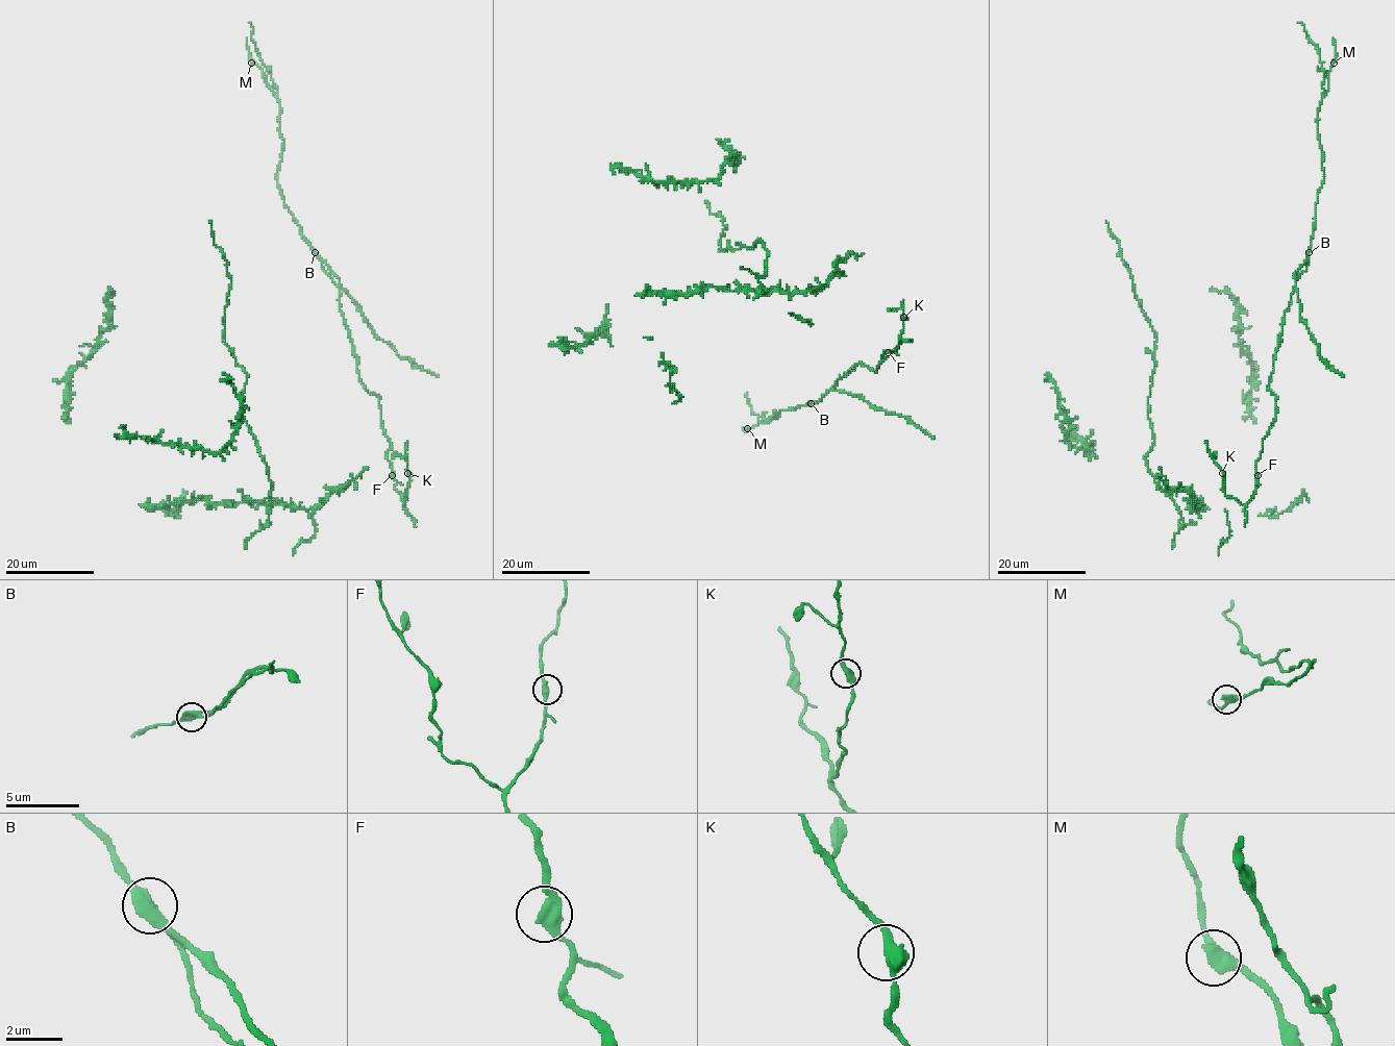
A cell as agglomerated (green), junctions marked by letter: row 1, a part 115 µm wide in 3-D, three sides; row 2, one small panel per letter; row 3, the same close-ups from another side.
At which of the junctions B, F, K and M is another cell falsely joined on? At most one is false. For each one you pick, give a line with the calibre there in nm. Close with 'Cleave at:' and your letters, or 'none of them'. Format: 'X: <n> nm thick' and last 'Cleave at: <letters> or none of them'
B: 440 nm thick
Cleave at: B

